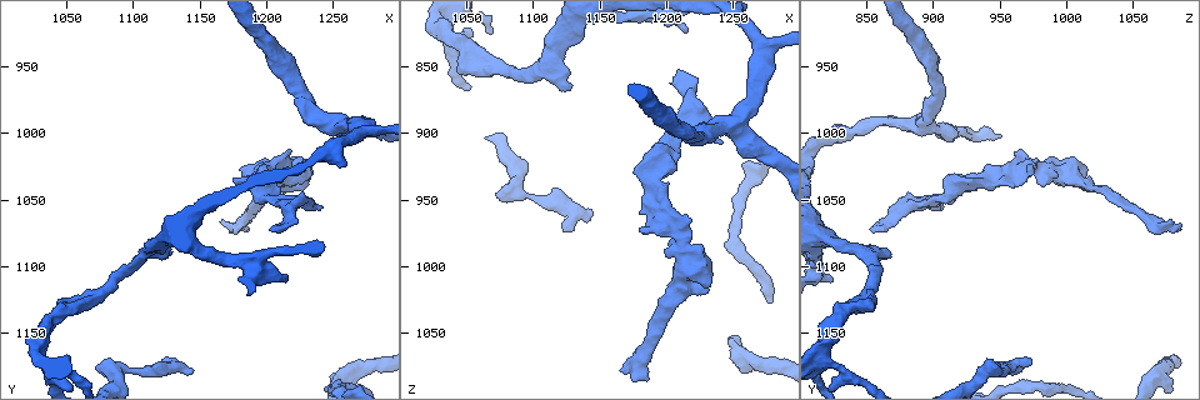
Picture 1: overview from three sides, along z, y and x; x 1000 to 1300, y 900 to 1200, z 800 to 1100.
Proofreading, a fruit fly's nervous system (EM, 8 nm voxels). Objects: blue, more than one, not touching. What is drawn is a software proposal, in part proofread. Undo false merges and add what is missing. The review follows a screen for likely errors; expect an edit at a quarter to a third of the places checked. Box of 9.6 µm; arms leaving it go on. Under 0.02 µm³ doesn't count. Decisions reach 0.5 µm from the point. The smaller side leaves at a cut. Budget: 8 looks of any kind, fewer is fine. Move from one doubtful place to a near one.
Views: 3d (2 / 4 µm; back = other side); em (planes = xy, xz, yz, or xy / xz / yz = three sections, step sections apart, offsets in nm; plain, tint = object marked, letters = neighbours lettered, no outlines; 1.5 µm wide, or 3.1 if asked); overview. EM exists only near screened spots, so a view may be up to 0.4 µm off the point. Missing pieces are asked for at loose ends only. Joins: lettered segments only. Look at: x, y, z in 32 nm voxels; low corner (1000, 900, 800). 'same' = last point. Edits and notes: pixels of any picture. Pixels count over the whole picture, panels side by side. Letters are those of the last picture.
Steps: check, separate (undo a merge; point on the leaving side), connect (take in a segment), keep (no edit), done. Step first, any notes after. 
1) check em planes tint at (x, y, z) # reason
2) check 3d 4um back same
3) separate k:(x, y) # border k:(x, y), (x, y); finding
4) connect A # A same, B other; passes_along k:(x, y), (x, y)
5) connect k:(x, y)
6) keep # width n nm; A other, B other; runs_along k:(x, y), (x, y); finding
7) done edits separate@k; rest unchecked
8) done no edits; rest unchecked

check em planes tint at (1232, 1030, 1014) # thick end

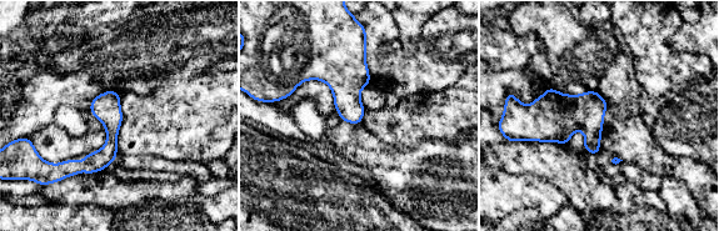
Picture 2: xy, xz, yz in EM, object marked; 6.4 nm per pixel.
check em planes letters same # see the neighbours

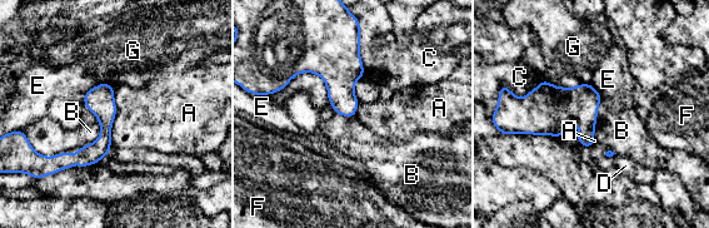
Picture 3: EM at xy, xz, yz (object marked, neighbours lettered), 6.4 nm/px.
keep # A other, B other, C other, D other, E other, F other, G other; border 3:(114, 87), (115, 118), (110, 145); none of them fits

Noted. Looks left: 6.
check em planes letters at (1210, 1016, 962) # free end

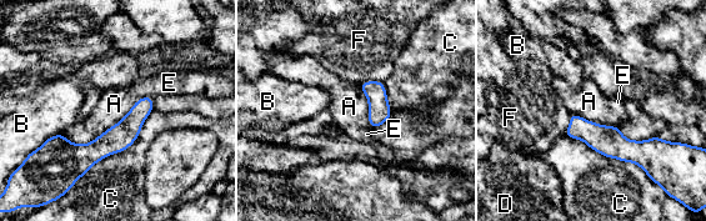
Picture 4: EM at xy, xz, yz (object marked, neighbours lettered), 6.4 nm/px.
keep # width 140 nm; A other, B other, C other, D other, E other, F other; runs_along 4:(149, 100), (95, 151), (54, 140); none of them fits

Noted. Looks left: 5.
check em planes plain at (1270, 1002, 834) # three arms meet

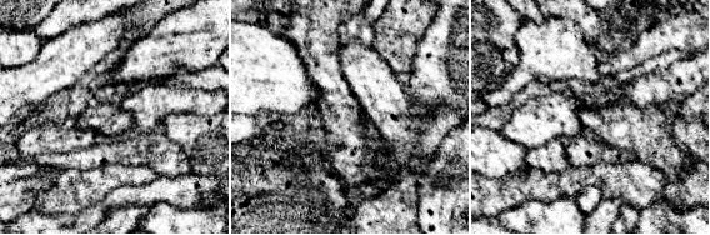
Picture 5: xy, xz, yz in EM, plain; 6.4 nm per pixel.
check em planes tint same # where the object lies

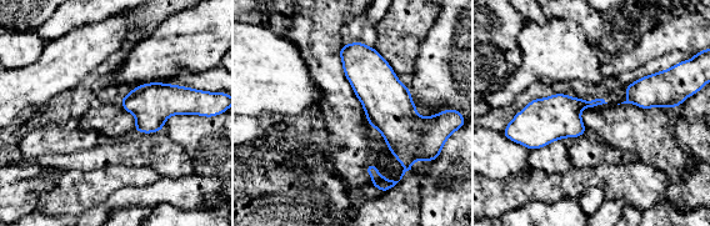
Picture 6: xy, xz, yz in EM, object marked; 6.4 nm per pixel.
check em planes letters same

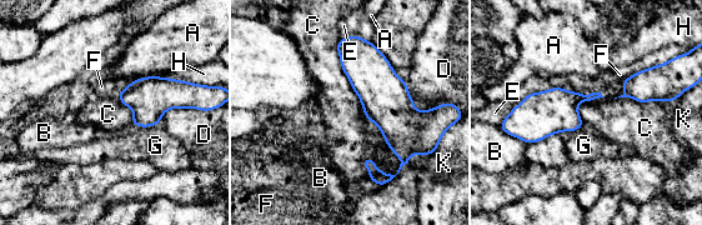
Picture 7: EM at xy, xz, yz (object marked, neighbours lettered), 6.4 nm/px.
keep # A other, B other, C other, D other, E other, F other, G other, H other, K other; runs_along 7:(359, 41), (404, 128), (404, 163), (382, 181); one neuron here

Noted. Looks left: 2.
done no edits; rest unchecked

